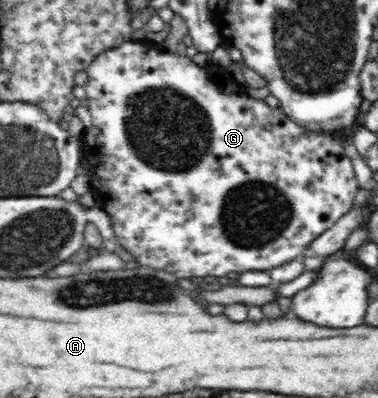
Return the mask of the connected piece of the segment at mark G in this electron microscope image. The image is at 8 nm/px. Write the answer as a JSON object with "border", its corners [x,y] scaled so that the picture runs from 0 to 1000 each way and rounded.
{"border":[[[341,103],[312,113],[307,121],[286,123],[272,133],[257,138],[251,148],[235,161],[228,173],[230,181],[230,209],[225,209],[225,231],[230,231],[230,274],[241,281],[243,314],[235,327],[228,327],[217,339],[220,357],[220,384],[222,399],[235,412],[235,445],[238,445],[238,470],[246,470],[257,500],[267,500],[270,513],[265,513],[267,528],[283,533],[288,548],[294,548],[296,573],[302,578],[302,595],[315,606],[315,616],[328,621],[341,641],[344,661],[354,666],[368,666],[378,671],[392,671],[399,676],[431,678],[455,686],[474,698],[503,696],[590,696],[601,686],[643,686],[646,681],[712,681],[714,676],[738,671],[751,661],[767,658],[786,648],[802,646],[810,636],[810,626],[817,613],[836,598],[844,595],[857,580],[865,580],[873,570],[881,570],[902,545],[910,545],[934,520],[944,480],[955,472],[950,457],[944,455],[934,412],[923,394],[915,392],[910,367],[905,364],[897,342],[876,339],[870,334],[825,334],[815,324],[786,314],[778,304],[770,304],[738,269],[733,274],[720,274],[696,254],[696,249],[669,249],[669,244],[648,236],[632,234],[632,209],[622,204],[616,188],[606,178],[585,166],[566,158],[553,158],[545,166],[524,166],[505,151],[505,143],[481,136],[463,133],[452,136],[442,128],[423,131],[415,123],[386,121],[384,106],[370,103]]]}

